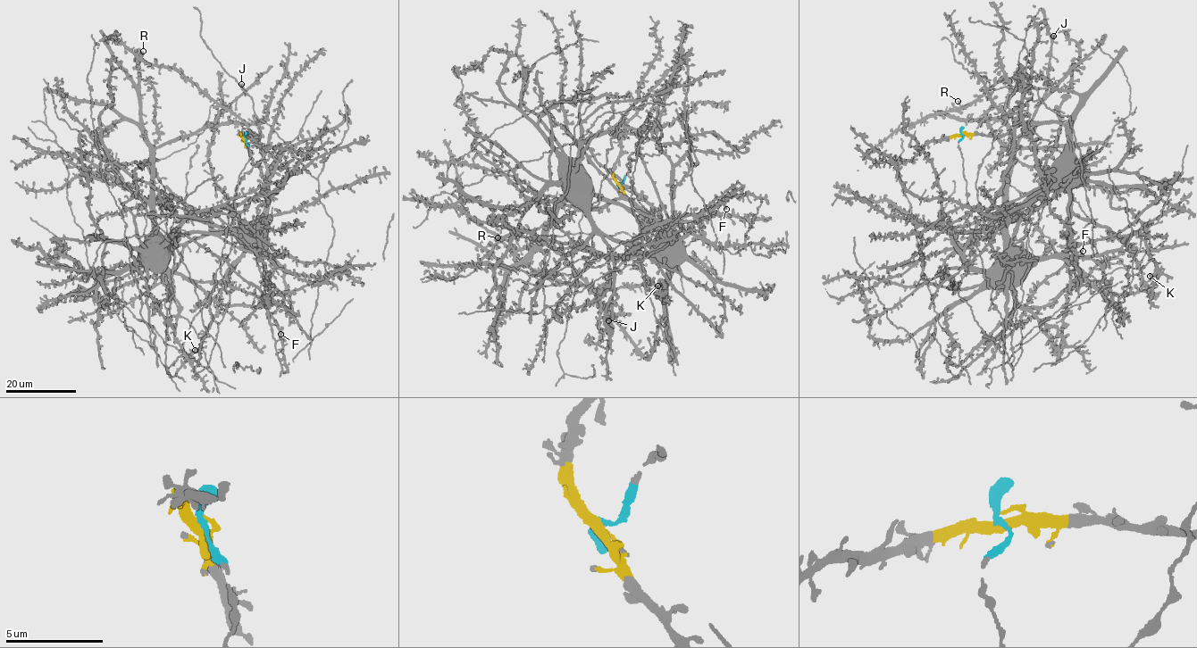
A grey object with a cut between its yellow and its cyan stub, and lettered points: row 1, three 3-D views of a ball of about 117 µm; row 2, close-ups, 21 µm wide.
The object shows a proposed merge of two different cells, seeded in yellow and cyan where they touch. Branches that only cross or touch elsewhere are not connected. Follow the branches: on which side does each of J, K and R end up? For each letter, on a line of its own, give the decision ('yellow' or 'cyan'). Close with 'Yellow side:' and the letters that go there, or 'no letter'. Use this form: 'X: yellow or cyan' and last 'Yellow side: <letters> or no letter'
J: cyan
K: yellow
R: yellow
Yellow side: K, R

